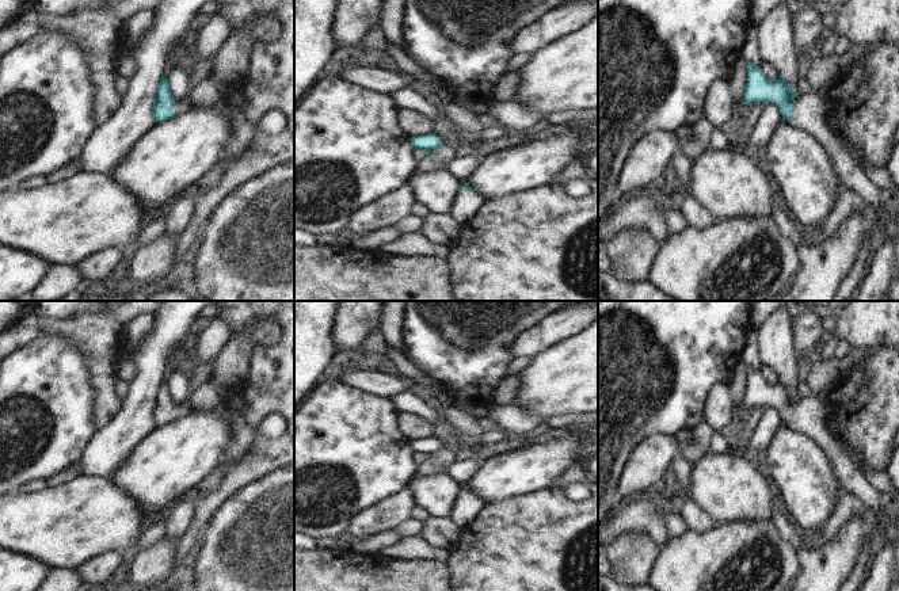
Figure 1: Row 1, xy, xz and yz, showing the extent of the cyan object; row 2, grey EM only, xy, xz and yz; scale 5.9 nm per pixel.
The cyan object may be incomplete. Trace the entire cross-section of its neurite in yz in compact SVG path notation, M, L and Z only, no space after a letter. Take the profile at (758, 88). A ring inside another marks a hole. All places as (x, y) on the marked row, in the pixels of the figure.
M747 64L747 83L744 87L743 104L753 106L754 102L770 102L780 107L784 119L799 129L812 134L827 150L839 180L853 190L860 199L871 202L877 207L883 203L877 182L864 171L853 159L852 153L835 140L824 117L824 100L818 91L792 89L789 84L778 77L769 80L761 66Z

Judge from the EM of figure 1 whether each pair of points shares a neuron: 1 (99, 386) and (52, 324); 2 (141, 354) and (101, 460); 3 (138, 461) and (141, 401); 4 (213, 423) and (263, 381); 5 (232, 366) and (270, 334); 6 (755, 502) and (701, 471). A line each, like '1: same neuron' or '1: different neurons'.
1: same neuron
2: same neuron
3: different neurons
4: different neurons
5: same neuron
6: same neuron

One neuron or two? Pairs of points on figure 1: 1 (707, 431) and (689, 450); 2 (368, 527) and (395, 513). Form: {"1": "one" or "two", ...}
{"1": "one", "2": "one"}

